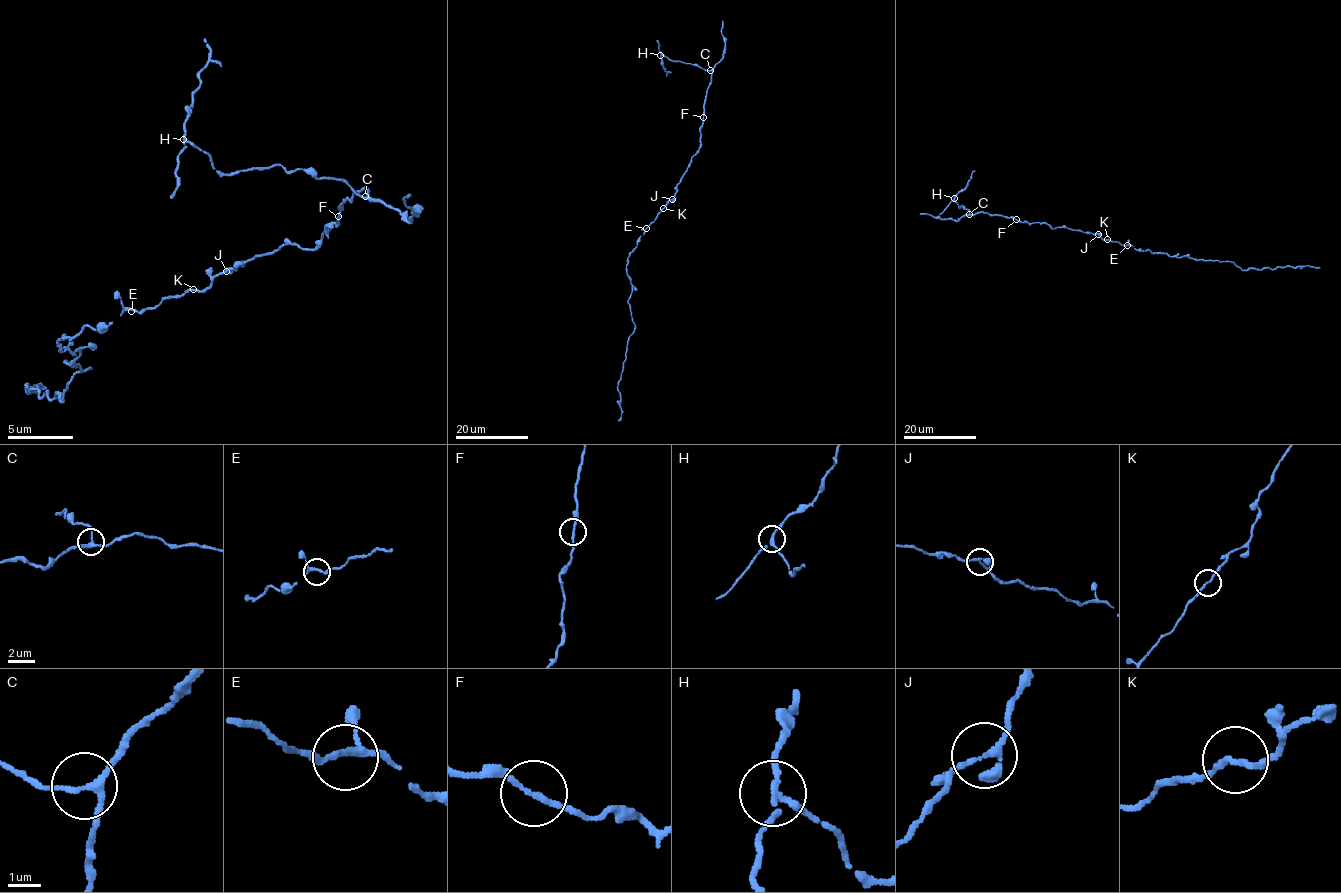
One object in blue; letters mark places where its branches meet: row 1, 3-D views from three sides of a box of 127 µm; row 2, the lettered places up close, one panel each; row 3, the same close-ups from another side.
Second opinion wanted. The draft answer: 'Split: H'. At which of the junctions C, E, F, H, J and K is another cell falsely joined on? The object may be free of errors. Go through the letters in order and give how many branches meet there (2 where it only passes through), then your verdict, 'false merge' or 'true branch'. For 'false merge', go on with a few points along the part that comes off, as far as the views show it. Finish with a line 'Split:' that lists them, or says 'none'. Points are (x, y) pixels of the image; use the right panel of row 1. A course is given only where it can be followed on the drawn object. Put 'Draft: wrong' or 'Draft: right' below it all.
C: 3 branches meet; true branch
E: 3 branches meet; true branch
F: 2 branches meet; true branch
H: 3 branches meet; false merge; foreign part runs (954, 198), (965, 187), (974, 170)
J: 3 branches meet; true branch
K: 2 branches meet; true branch
Split: H
Draft: right

